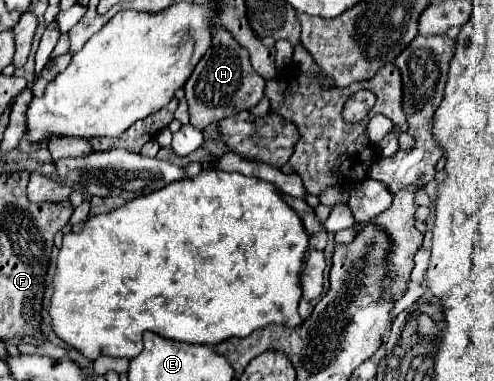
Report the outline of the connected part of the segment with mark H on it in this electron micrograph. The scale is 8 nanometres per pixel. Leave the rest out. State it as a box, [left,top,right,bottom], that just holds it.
[183,25,265,131]

